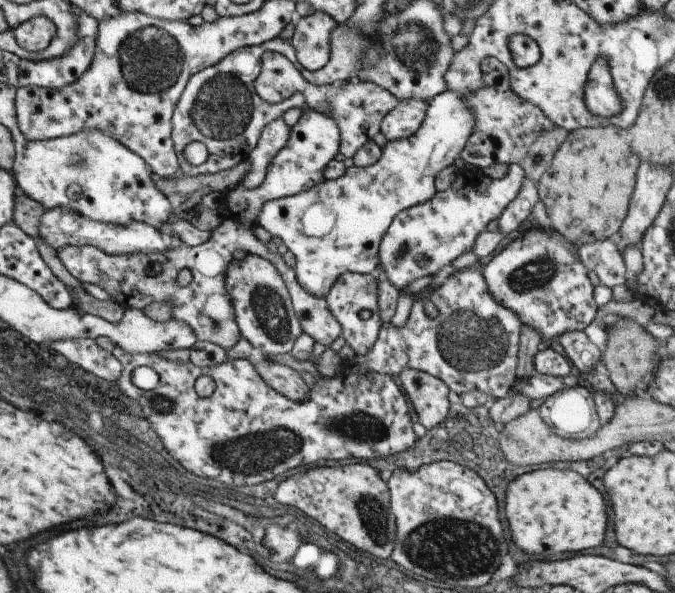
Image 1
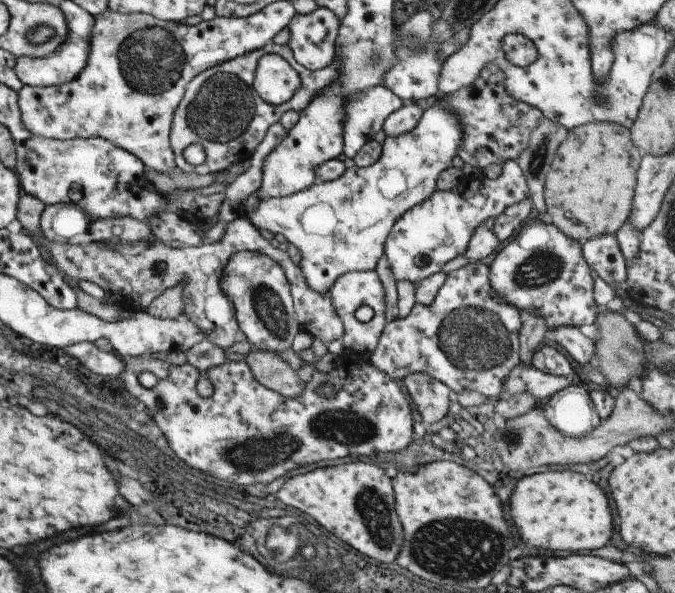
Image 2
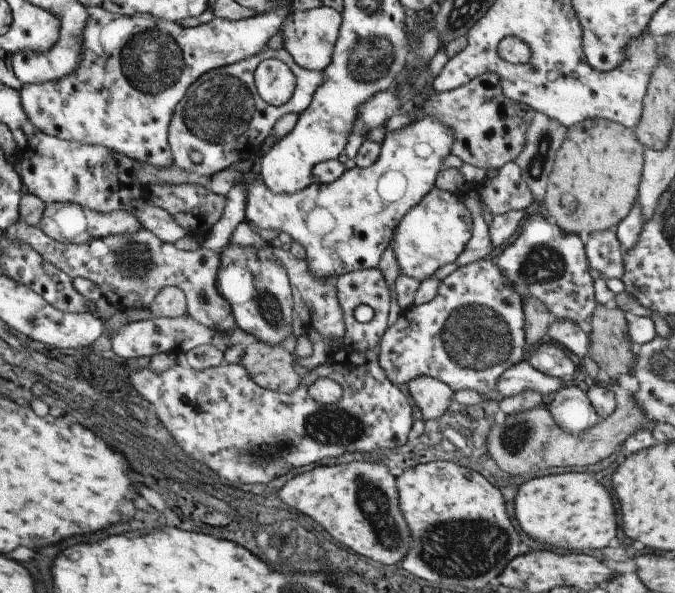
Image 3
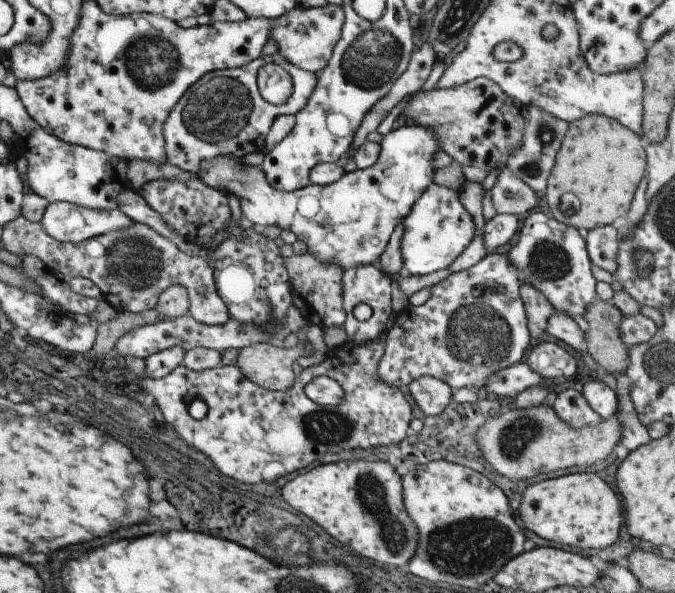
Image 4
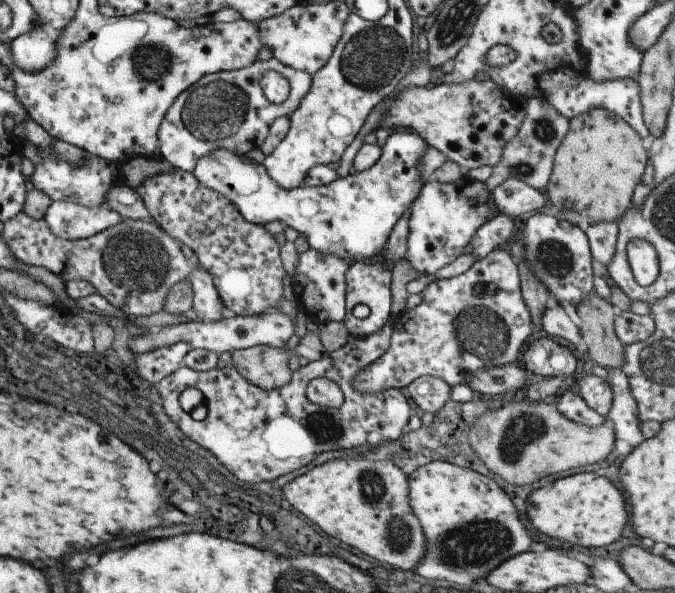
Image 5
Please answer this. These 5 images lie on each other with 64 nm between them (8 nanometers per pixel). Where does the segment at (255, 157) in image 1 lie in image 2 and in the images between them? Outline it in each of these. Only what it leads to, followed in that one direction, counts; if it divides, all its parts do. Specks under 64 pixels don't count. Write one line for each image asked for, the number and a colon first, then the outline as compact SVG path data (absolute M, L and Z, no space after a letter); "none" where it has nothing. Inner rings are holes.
2: M281 122L269 126L269 130L267 130L263 142L259 142L257 148L253 150L253 154L249 156L249 168L247 168L243 174L239 174L239 176L223 190L225 200L223 200L221 210L219 210L219 220L217 220L217 224L215 224L213 228L209 228L207 232L203 232L203 242L215 244L215 242L223 236L225 224L229 224L229 222L233 222L235 218L239 218L237 212L235 212L237 204L259 190L259 186L261 186L261 182L263 182L263 162L265 162L265 158L267 158L277 146L281 146L281 142L285 140L285 136L287 136L287 130L281 126Z

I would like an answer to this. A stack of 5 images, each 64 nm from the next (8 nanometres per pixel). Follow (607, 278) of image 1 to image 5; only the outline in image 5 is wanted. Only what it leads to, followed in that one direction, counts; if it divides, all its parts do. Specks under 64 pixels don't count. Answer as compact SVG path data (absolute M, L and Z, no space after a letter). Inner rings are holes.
M599 222L599 224L593 224L593 226L589 226L585 230L585 236L589 240L589 250L591 250L593 260L603 264L605 268L613 260L617 234L619 234L617 222Z

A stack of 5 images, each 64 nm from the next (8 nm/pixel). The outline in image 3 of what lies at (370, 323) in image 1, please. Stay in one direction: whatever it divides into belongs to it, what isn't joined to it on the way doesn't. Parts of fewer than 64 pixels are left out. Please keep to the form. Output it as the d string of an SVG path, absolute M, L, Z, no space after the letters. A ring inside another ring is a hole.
M377 268L347 272L339 278L335 278L335 290L337 290L337 302L339 302L341 312L343 312L343 320L345 320L345 336L341 338L341 344L353 346L355 352L359 352L359 354L375 350L379 346L383 332L389 326L387 320L389 320L389 308L391 308L391 292L389 292L385 278L381 276L381 272ZM359 304L367 304L369 308L373 308L373 318L367 324L359 324L353 318L353 310Z

